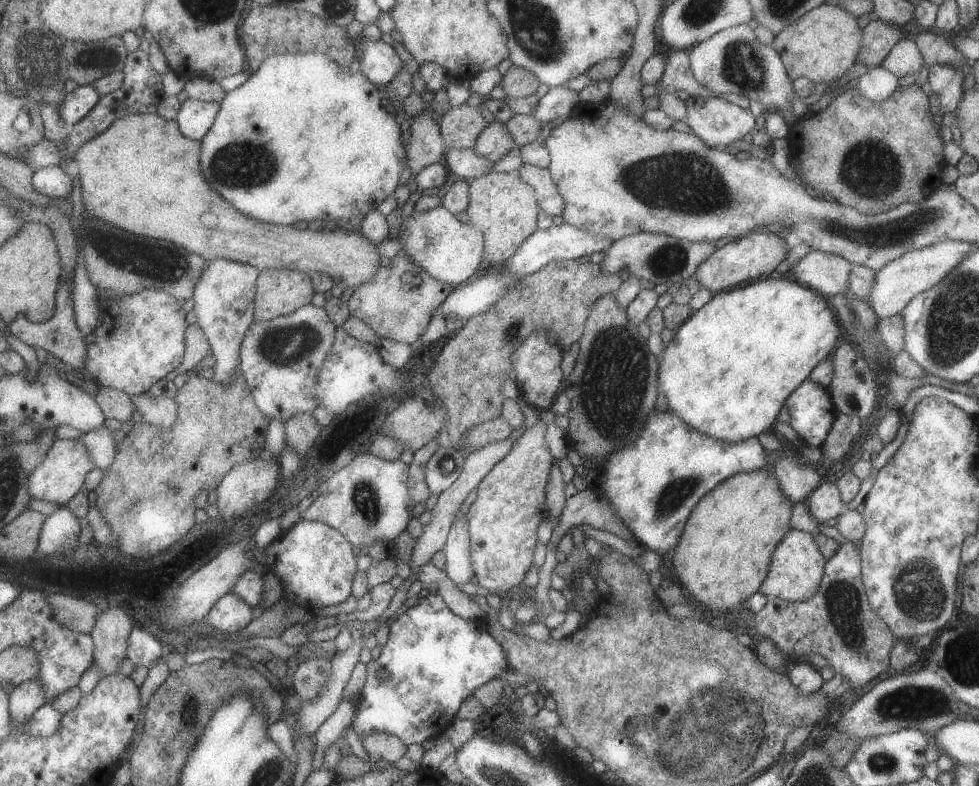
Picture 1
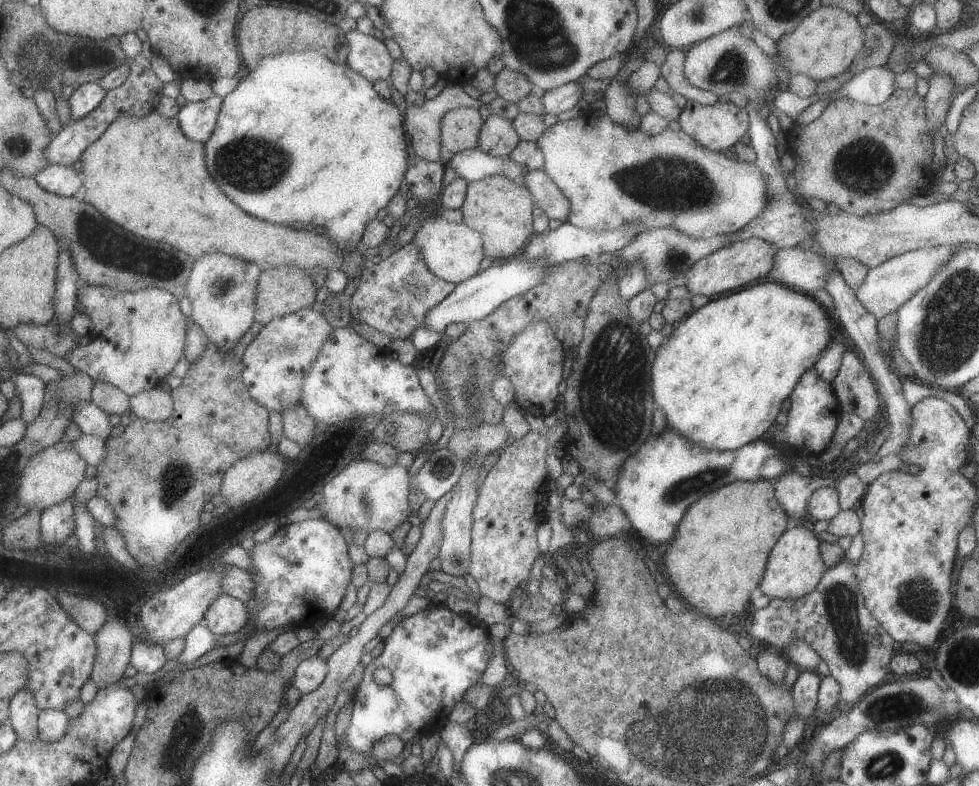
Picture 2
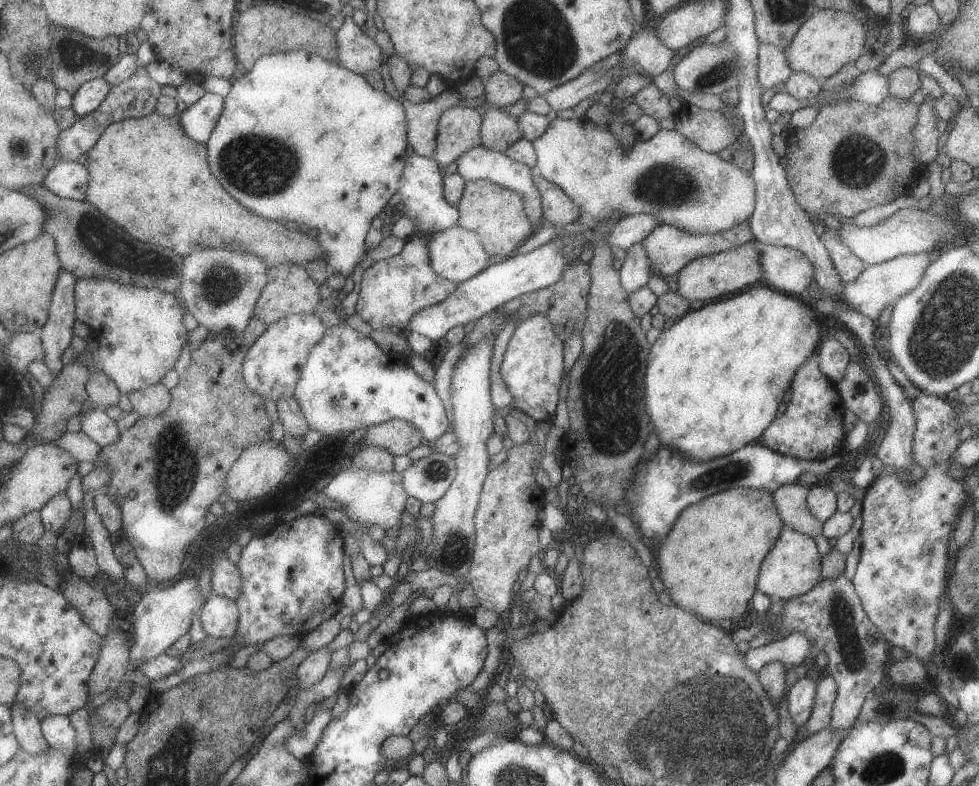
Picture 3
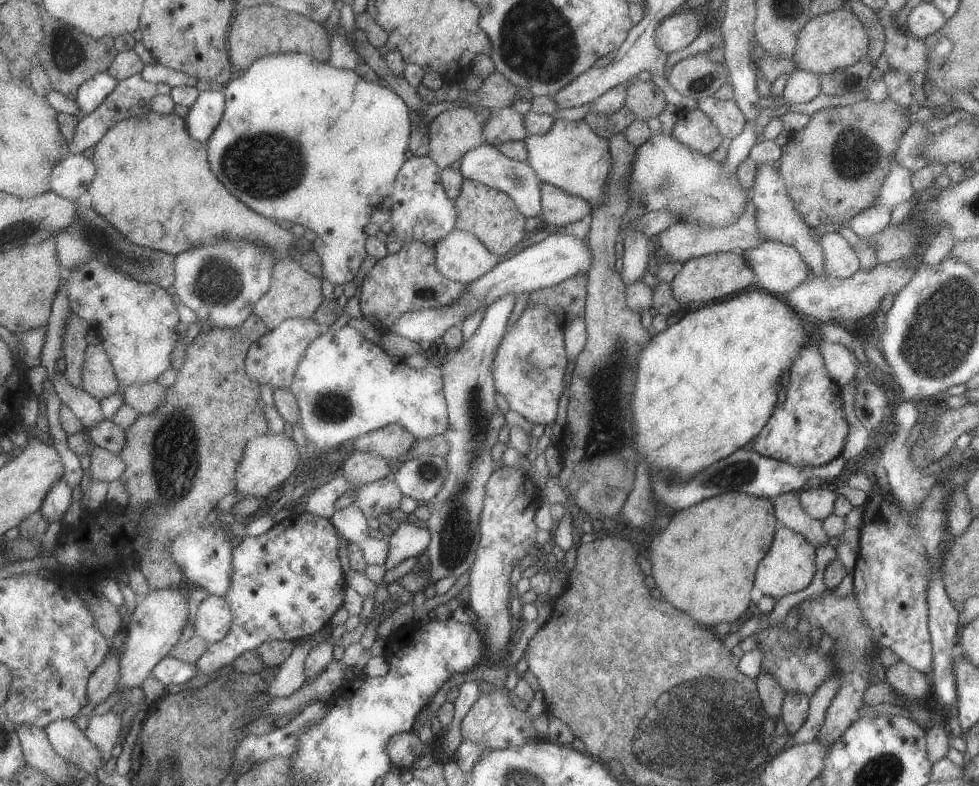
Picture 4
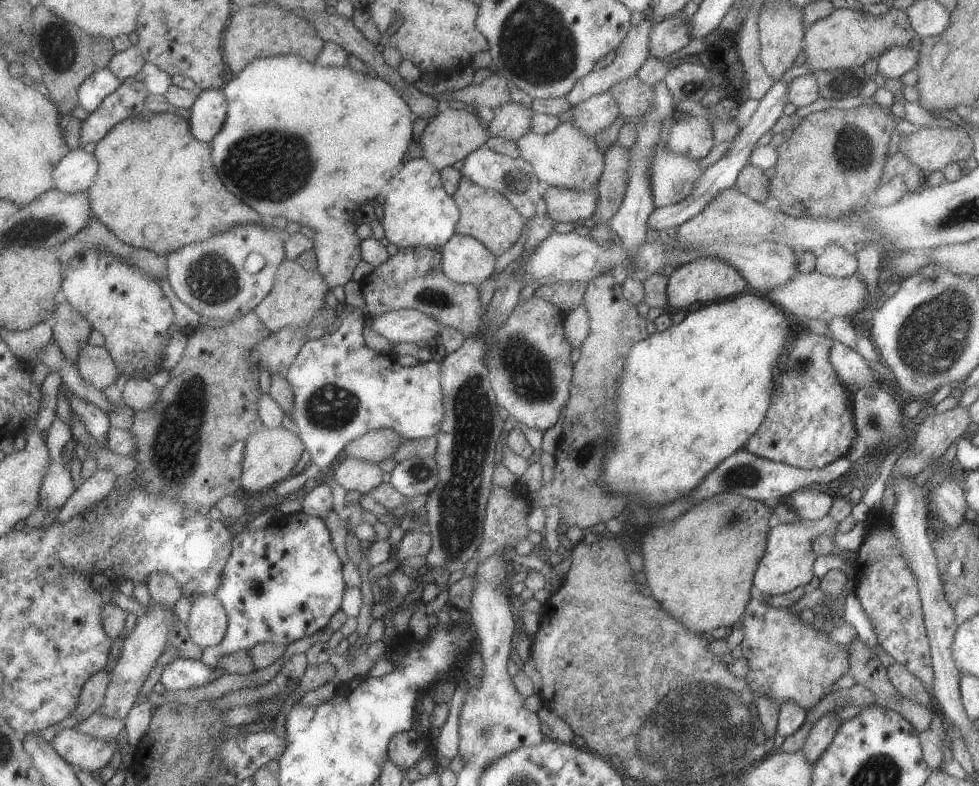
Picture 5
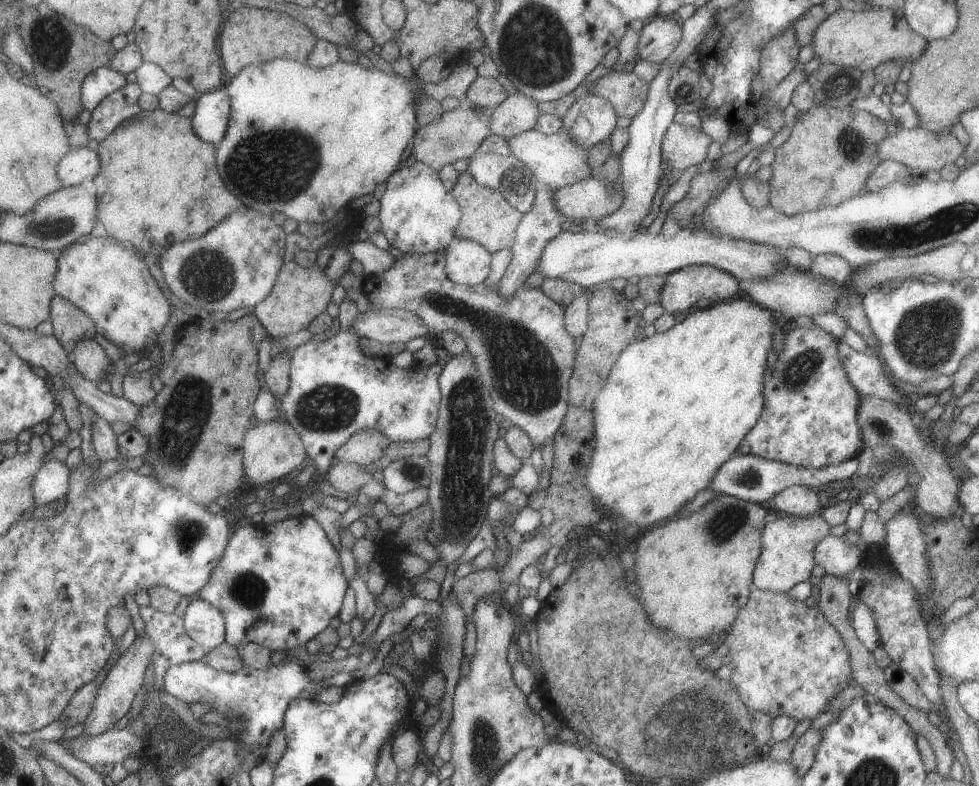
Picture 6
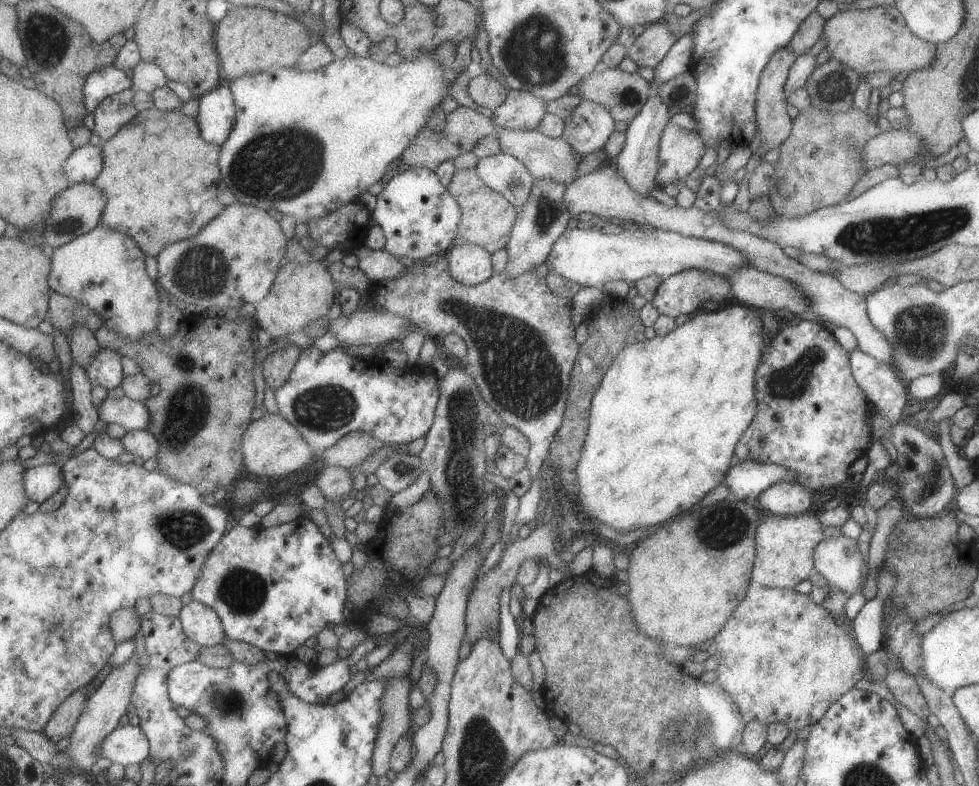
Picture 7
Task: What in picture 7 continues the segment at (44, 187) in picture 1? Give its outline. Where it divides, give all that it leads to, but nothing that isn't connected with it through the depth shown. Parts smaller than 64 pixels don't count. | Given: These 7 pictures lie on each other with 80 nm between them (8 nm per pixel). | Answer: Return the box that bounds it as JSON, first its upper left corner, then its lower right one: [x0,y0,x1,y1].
[62,143,101,183]

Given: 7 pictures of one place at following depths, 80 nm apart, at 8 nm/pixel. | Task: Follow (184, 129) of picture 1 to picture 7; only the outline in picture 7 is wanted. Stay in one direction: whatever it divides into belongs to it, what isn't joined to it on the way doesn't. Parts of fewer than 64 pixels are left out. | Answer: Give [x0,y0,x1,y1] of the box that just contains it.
[195,86,234,146]

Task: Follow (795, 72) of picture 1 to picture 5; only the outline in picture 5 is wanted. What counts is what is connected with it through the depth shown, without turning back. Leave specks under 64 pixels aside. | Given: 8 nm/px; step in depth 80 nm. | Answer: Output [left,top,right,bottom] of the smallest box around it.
[802,6,921,71]

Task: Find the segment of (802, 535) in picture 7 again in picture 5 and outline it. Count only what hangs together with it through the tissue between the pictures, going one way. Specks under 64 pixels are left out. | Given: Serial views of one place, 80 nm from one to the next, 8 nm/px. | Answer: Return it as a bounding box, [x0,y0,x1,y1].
[753,514,837,595]

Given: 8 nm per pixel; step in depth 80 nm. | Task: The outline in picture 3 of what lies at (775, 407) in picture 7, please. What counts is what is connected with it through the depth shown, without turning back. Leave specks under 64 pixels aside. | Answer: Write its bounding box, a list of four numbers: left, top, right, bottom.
[759,355,845,459]

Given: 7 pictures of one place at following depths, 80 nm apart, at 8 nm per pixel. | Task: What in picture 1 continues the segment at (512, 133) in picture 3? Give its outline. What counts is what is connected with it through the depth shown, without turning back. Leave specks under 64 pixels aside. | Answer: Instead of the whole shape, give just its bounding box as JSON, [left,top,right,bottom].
[471,120,515,163]

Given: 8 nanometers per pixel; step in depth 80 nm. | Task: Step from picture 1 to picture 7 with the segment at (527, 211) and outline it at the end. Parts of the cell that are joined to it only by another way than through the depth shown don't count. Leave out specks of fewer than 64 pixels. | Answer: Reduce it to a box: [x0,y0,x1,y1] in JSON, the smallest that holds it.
[446,167,518,254]

